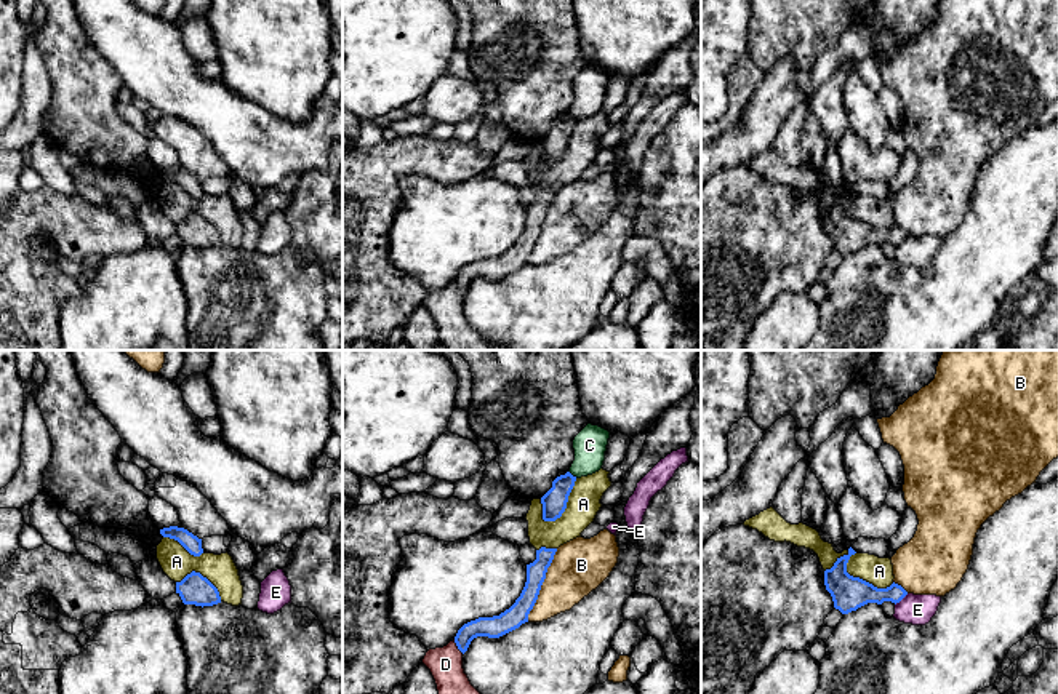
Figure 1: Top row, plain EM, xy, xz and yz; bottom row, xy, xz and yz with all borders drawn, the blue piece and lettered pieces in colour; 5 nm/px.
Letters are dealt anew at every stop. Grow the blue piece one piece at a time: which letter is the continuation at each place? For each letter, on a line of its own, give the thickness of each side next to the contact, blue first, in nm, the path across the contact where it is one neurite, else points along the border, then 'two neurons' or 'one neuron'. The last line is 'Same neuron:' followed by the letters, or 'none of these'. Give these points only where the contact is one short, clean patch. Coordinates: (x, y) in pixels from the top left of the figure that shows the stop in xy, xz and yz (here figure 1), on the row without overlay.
A: calibres 170 and 140 nm; two neurons
B: calibres 110 and 280 nm; border xz (557, 191), (527, 263); two neurons
C: calibres 130 and 170 nm; border xz (569, 112), (577, 119); two neurons
D: calibres 110 and 170 nm; border xz (453, 282), (463, 295); two neurons
E: calibres 160 and 160 nm; two neurons
Same neuron: none of these

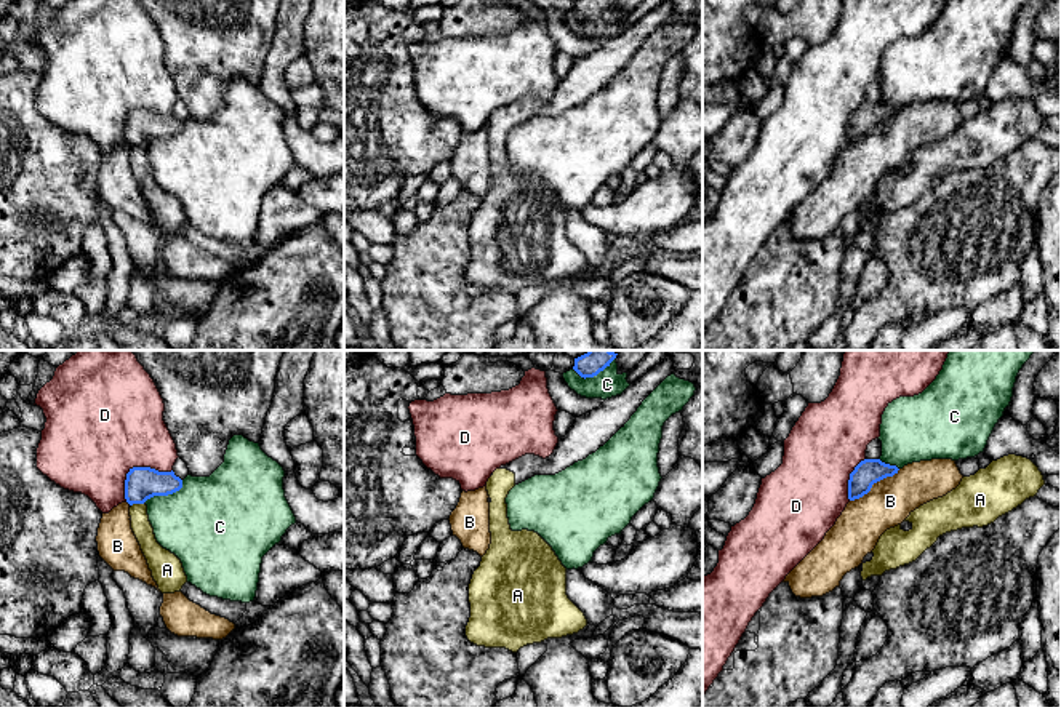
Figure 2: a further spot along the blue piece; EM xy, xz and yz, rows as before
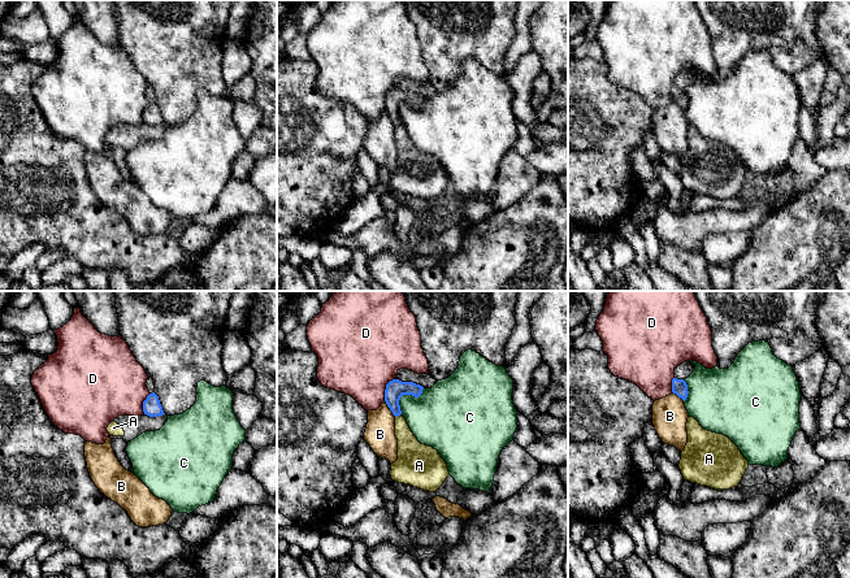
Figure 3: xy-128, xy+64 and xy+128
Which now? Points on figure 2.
A: calibres 170 and 100 nm; border xy (144, 143), (132, 147); two neurons
B: calibres 130 and 240 nm; border yz (900, 111), (877, 122), (866, 135), (850, 143); two neurons
C: calibres 170 and 440 nm; two neurons
D: calibres 170 and 480 nm; two neurons
Same neuron: none of these

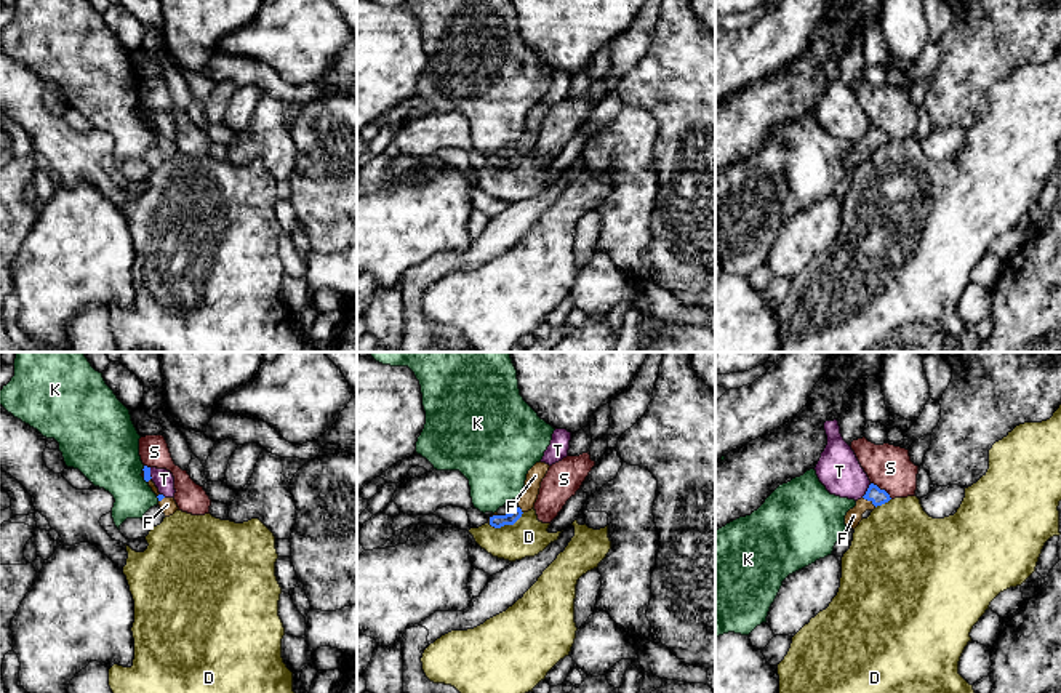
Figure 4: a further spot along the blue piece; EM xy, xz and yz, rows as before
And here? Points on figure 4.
D: calibres 60 and 200 nm; two neurons
F: calibres 80 and 80 nm; way yz (879, 138), (869, 141), (853, 157); one neuron
K: calibres 40 and 340 nm; two neurons
S: calibres 80 and 220 nm; two neurons
T: calibres 80 and 220 nm; border yz (871, 125), (861, 138); two neurons
Same neuron: F

